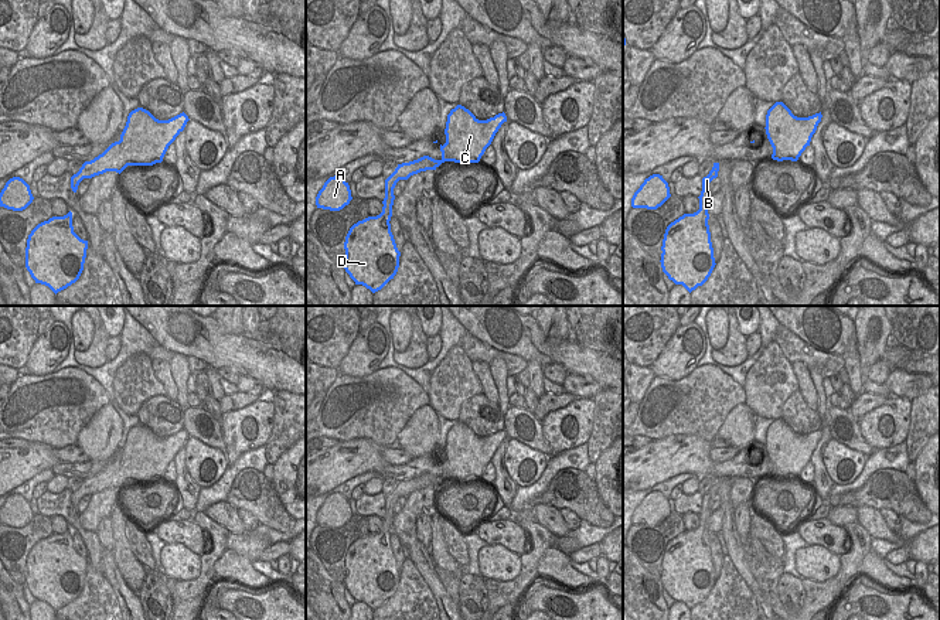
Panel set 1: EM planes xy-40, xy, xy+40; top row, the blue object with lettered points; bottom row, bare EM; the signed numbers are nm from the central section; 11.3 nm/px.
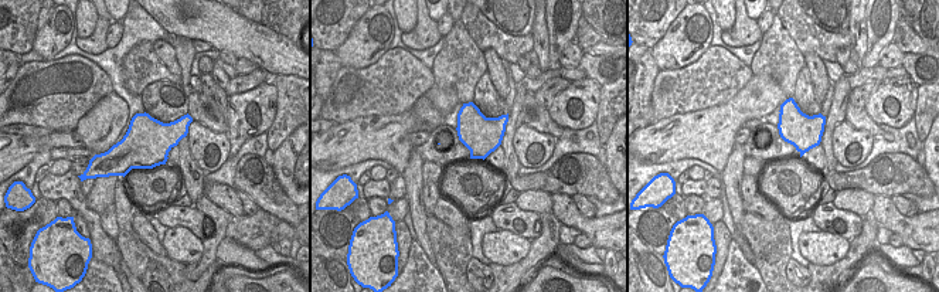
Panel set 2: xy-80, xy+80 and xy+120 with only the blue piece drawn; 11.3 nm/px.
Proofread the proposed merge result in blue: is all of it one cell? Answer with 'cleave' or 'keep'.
keep

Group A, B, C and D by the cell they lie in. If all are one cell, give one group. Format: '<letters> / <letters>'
A B C D

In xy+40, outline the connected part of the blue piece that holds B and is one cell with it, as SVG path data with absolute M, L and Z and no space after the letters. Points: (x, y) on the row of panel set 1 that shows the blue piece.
M713 163L709 174L702 178L699 209L671 222L663 239L660 260L663 272L689 293L708 280L716 265L708 225L708 202L709 183L718 177L718 171L719 163Z

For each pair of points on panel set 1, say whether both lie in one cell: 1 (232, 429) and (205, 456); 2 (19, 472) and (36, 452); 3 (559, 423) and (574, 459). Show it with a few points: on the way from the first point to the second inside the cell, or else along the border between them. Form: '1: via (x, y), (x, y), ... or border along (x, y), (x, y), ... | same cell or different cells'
1: border along (224, 453), (228, 464) | different cells
2: via (21, 467), (33, 456) | same cell
3: border along (585, 442), (549, 457) | different cells

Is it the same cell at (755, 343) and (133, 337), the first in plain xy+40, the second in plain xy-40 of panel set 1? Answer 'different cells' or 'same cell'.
different cells

